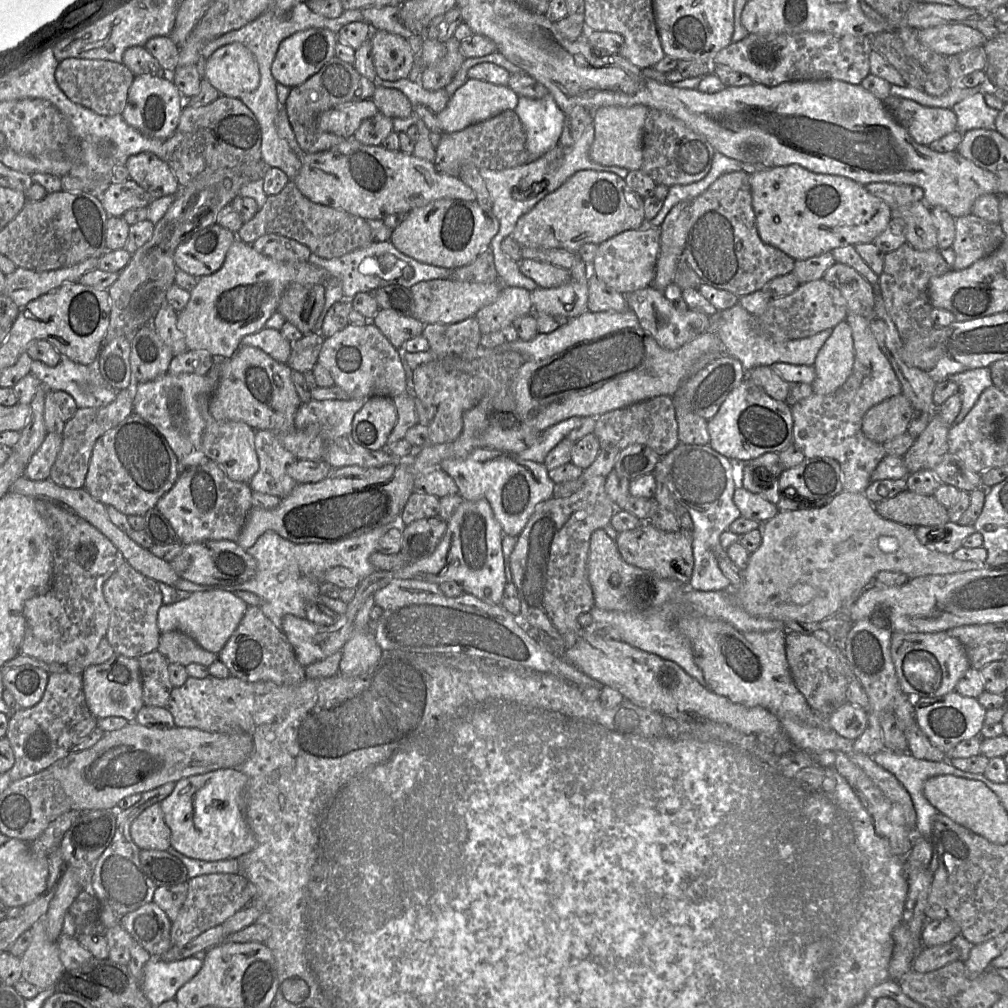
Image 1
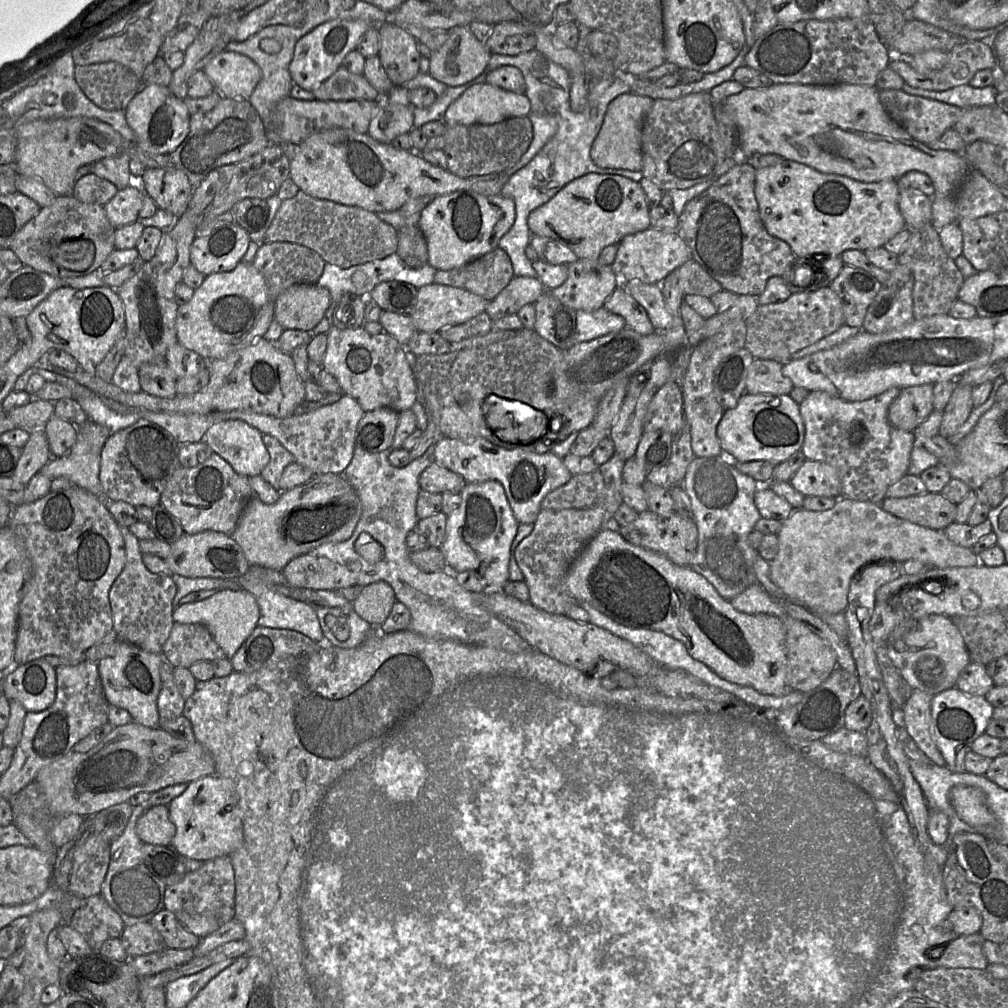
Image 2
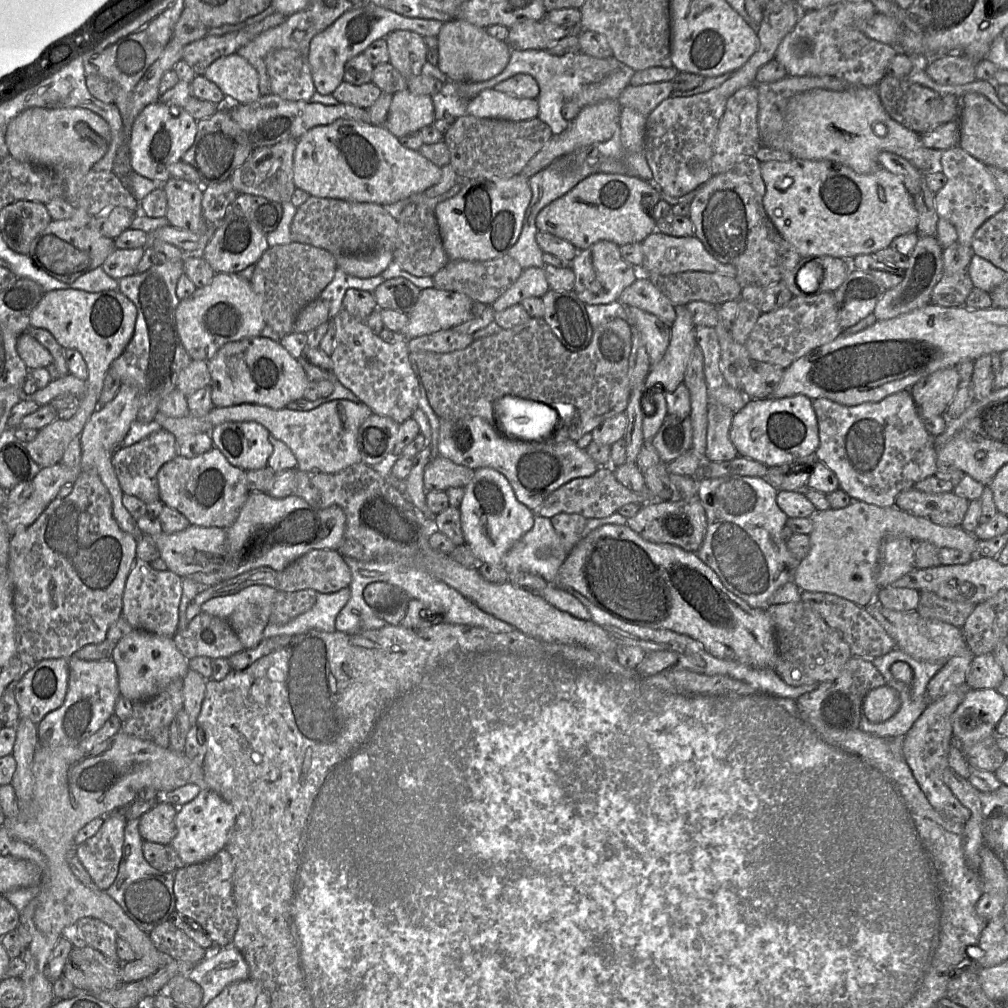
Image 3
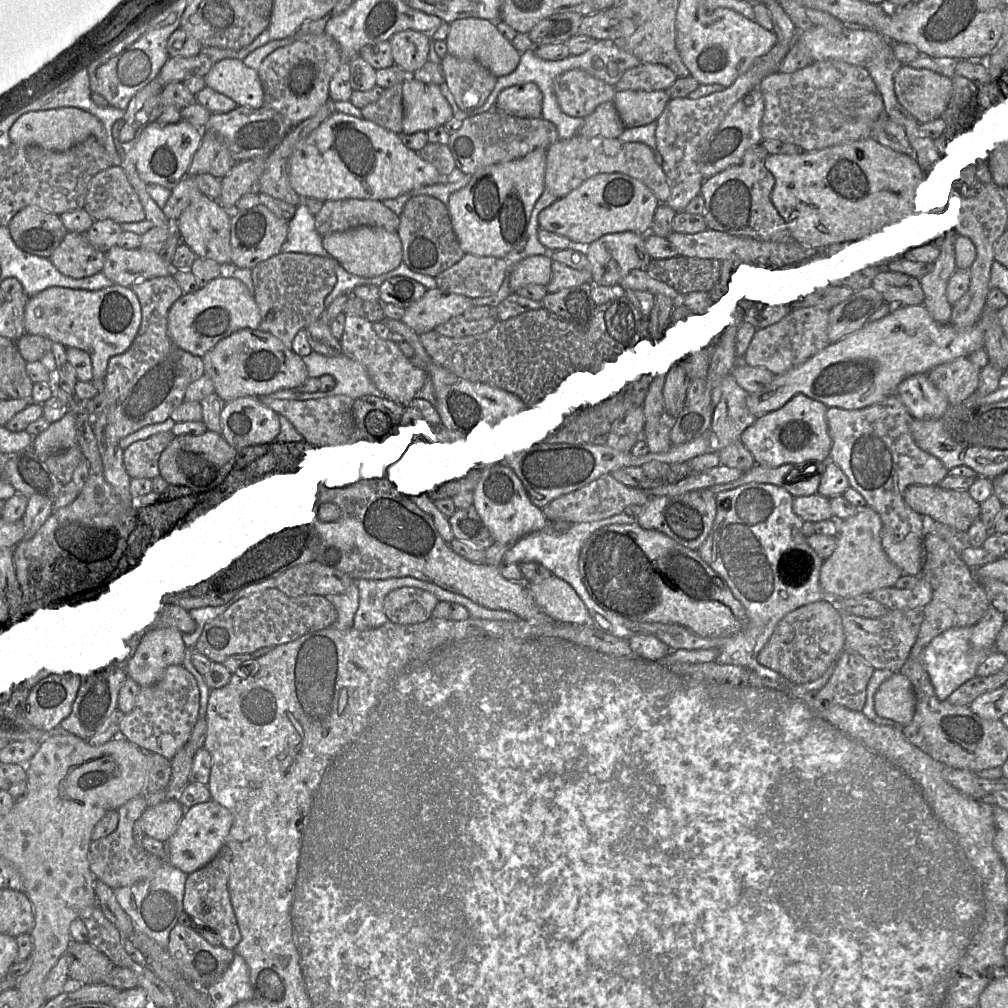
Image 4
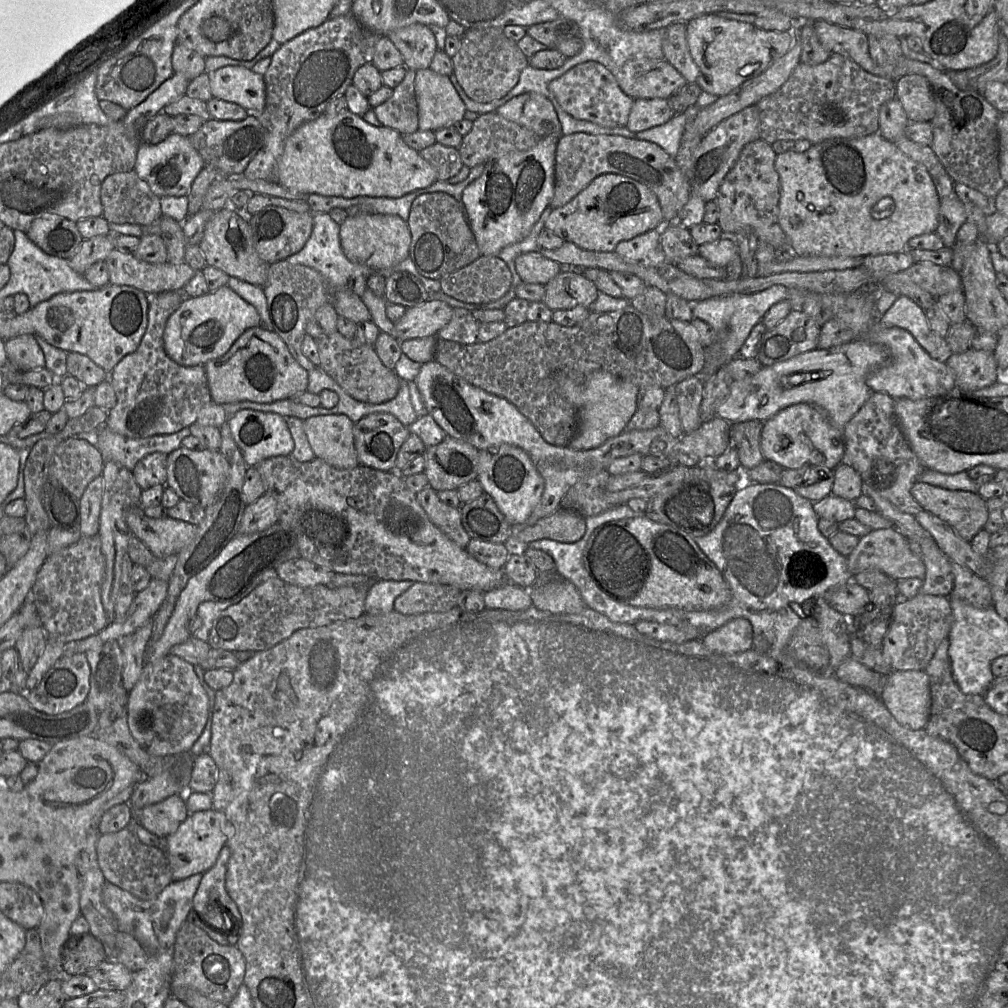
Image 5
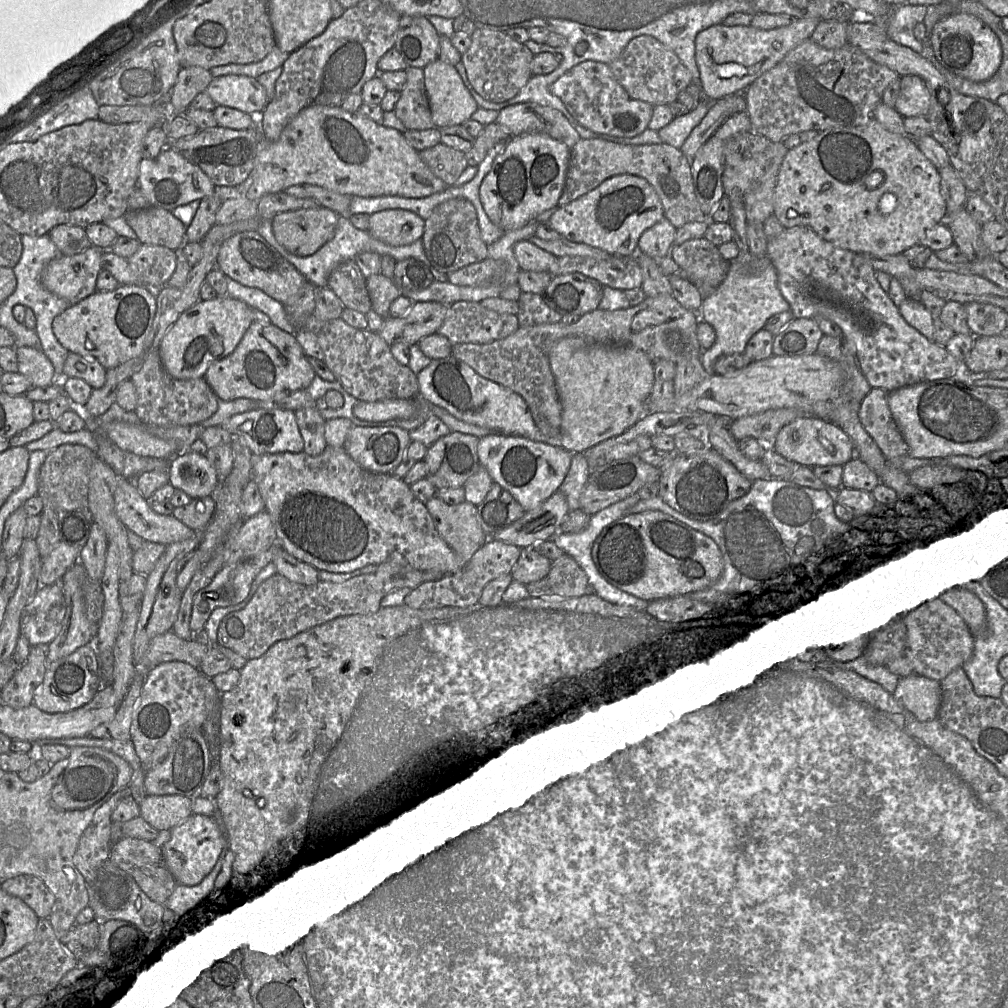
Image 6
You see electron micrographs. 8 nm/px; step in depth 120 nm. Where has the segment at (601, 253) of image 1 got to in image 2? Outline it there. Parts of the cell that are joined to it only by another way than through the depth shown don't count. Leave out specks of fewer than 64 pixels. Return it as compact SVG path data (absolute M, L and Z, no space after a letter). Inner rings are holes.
M650 227L644 231L626 235L617 245L618 250L611 268L621 283L638 280L646 284L660 284L671 272L692 259L690 248L674 230Z

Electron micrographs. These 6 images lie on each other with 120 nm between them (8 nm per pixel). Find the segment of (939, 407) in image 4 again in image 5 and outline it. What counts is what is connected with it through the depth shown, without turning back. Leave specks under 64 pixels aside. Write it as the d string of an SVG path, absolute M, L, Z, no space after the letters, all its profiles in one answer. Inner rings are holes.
M878 287L874 291L875 295L870 290L849 294L822 294L823 302L832 311L832 317L837 317L849 326L855 333L855 339L866 339L885 350L885 362L875 368L867 378L867 385L872 392L883 392L894 399L921 400L944 395L956 387L955 376L945 361L932 358L910 332L879 323L882 315L878 315L876 311L876 295L880 291Z

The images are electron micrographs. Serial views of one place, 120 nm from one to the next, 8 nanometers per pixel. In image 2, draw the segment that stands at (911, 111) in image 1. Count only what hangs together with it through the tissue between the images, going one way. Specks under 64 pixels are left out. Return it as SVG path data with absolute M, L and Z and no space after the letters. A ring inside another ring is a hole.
M902 89L879 90L880 101L889 117L915 140L928 144L939 139L948 129L954 128L962 109L938 100L911 95Z

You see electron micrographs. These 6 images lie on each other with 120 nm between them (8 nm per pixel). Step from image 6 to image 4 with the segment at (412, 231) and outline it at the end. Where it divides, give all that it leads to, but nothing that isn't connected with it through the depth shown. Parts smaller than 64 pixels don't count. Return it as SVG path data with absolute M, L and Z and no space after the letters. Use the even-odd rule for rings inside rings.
M360 226L335 232L323 238L328 254L348 272L364 278L372 278L396 269L402 262L402 243L398 232L381 227Z

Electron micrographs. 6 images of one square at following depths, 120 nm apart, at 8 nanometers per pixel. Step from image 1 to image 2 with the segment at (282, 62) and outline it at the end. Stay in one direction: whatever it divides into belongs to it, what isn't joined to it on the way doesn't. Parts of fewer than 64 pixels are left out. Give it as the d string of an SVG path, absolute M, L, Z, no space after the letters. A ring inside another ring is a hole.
M334 19L320 24L304 35L296 43L293 59L289 65L293 83L307 91L313 91L342 65L344 57L355 50L359 39L371 25L376 24L361 19Z

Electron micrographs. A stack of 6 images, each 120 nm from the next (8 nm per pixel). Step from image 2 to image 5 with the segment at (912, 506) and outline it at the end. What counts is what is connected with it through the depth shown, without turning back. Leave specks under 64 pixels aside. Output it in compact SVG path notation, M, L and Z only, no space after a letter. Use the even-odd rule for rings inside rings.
M916 481L911 495L923 510L945 521L968 542L987 522L987 500L977 492L949 490Z

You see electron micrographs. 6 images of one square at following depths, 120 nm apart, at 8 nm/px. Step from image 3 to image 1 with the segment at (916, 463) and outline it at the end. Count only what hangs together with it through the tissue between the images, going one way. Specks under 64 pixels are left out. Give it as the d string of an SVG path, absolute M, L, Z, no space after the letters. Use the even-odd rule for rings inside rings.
M848 313L845 321L851 327L854 347L853 370L846 382L829 395L812 393L791 406L793 418L793 443L802 451L805 458L828 457L838 462L841 468L842 488L846 492L863 493L872 482L871 475L886 456L883 444L868 439L862 432L862 419L873 406L901 393L901 384L887 356L880 349L864 316Z

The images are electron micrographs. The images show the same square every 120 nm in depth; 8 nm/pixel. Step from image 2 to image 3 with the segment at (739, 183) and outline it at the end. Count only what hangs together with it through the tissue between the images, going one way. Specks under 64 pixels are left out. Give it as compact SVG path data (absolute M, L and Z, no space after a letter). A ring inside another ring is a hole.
M755 156L738 162L727 171L713 175L690 202L689 218L694 225L694 236L704 245L705 249L719 262L731 264L737 270L735 280L741 285L756 285L763 289L780 282L802 259L797 250L777 231L764 206L765 183L760 163Z

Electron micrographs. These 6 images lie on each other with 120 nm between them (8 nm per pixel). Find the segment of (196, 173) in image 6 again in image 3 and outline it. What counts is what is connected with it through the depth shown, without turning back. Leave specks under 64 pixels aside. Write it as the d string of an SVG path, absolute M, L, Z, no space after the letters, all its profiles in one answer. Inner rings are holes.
M161 101L149 104L136 117L130 135L132 170L159 185L170 177L168 168L181 161L183 154L193 145L197 134L197 121L184 109L169 106Z

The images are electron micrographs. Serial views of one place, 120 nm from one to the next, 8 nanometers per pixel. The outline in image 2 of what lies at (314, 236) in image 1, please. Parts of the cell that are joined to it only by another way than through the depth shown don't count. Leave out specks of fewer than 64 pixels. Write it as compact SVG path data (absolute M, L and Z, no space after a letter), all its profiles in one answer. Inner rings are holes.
M299 190L294 197L282 200L262 242L297 243L317 252L326 263L349 268L395 253L397 230L380 220L376 213L318 199Z

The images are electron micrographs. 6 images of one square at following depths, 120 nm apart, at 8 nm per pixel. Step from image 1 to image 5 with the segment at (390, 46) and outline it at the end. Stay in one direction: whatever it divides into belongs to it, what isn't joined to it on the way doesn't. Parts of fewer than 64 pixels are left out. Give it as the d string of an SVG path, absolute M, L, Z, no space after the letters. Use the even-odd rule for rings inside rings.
M411 24L386 36L401 53L403 65L407 69L428 68L437 51L435 36L424 24Z

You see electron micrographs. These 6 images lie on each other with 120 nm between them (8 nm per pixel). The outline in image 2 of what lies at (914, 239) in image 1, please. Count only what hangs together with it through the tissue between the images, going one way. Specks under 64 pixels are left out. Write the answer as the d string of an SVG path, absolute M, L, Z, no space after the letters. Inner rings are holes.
M899 190L898 207L906 221L906 228L919 229L932 222L932 198L919 190Z

